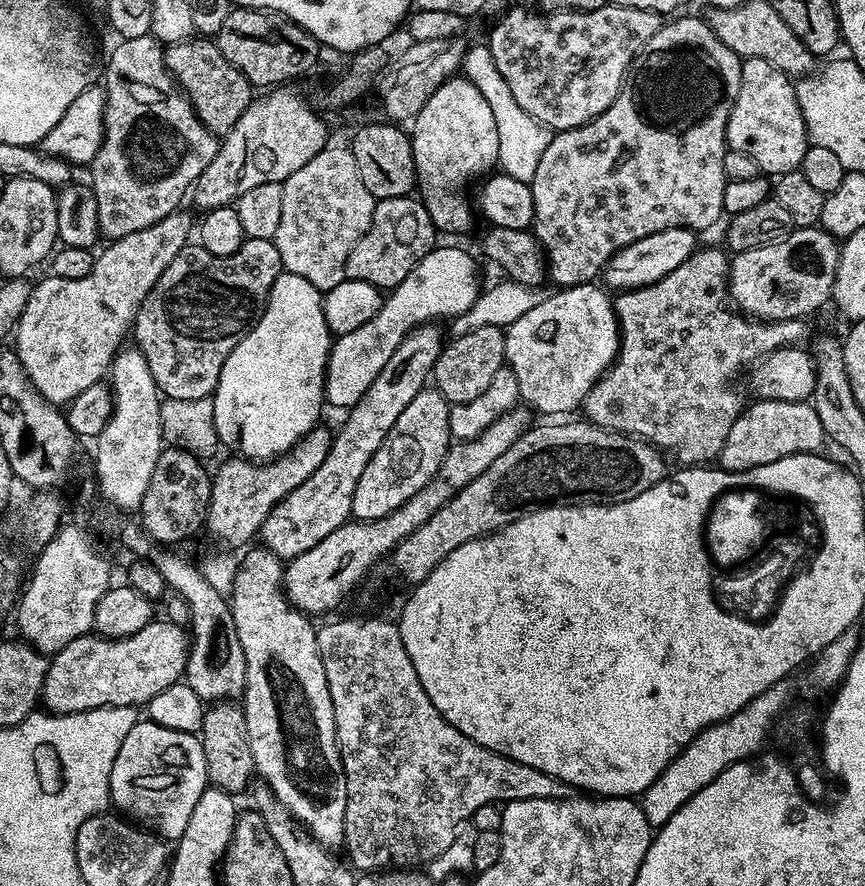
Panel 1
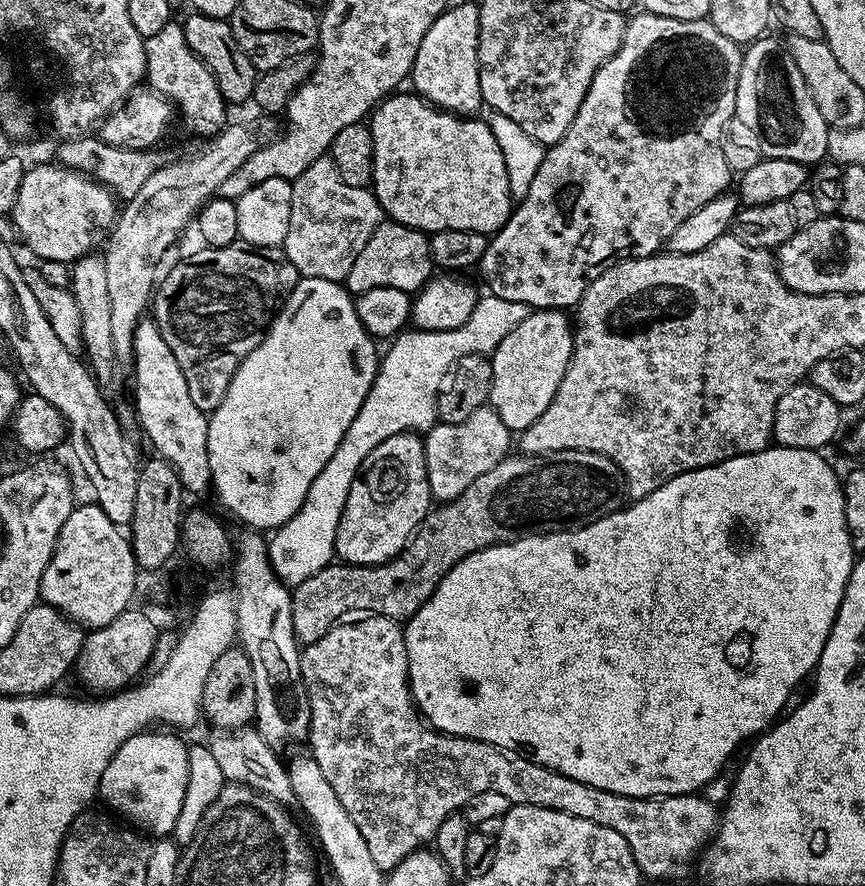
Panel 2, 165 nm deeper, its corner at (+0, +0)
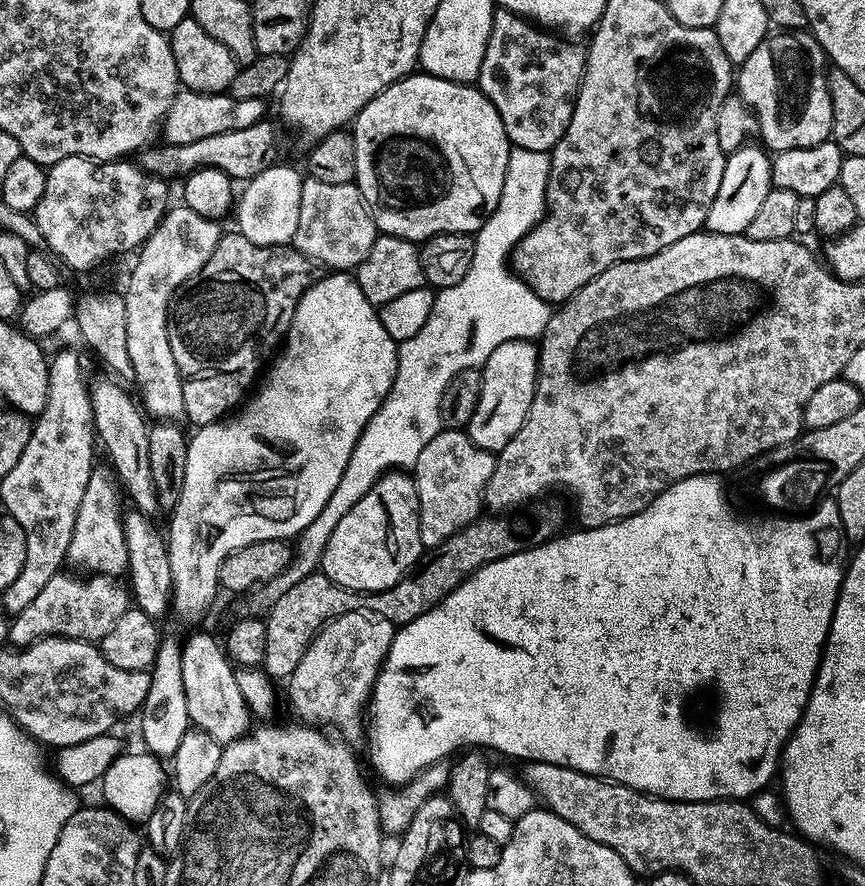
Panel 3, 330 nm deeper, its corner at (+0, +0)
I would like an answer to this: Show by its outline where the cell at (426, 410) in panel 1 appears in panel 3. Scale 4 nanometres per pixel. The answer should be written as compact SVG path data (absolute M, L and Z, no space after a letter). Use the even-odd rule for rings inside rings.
M393 470L378 478L362 502L358 502L358 506L354 506L354 510L350 510L338 526L334 526L334 534L330 534L330 542L326 542L326 550L320 559L319 571L330 578L332 584L348 588L351 592L381 592L393 588L403 576L417 567L420 552L420 507L416 482L407 471Z

